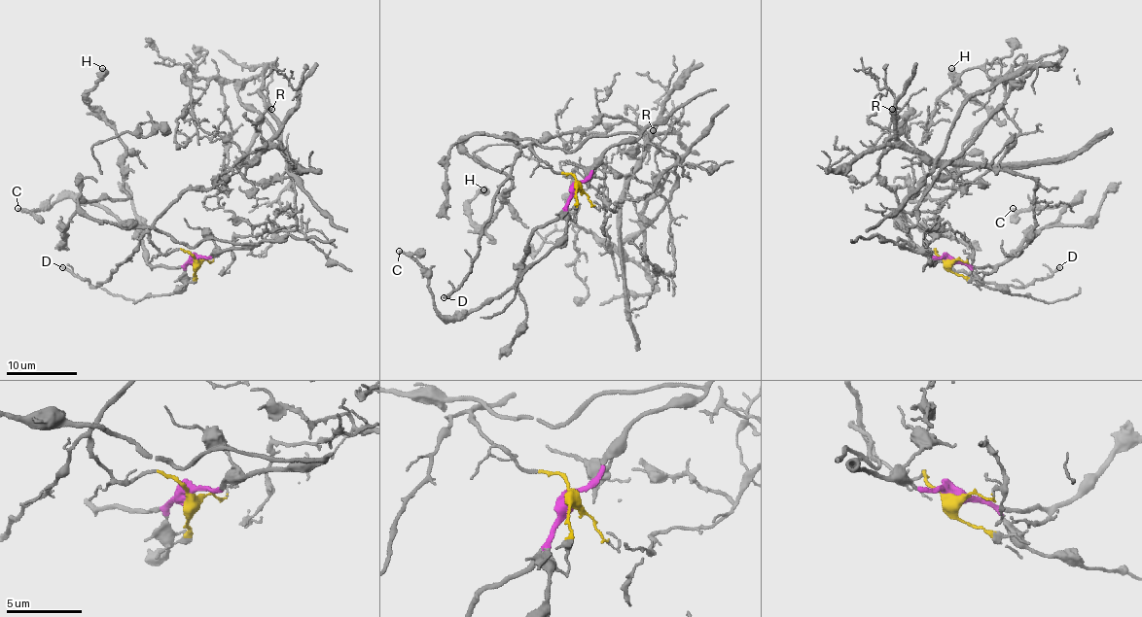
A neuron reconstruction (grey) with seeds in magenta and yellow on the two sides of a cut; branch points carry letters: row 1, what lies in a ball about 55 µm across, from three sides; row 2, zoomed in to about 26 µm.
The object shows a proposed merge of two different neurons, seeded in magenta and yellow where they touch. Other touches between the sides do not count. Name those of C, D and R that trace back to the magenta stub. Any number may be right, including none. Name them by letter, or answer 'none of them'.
C

